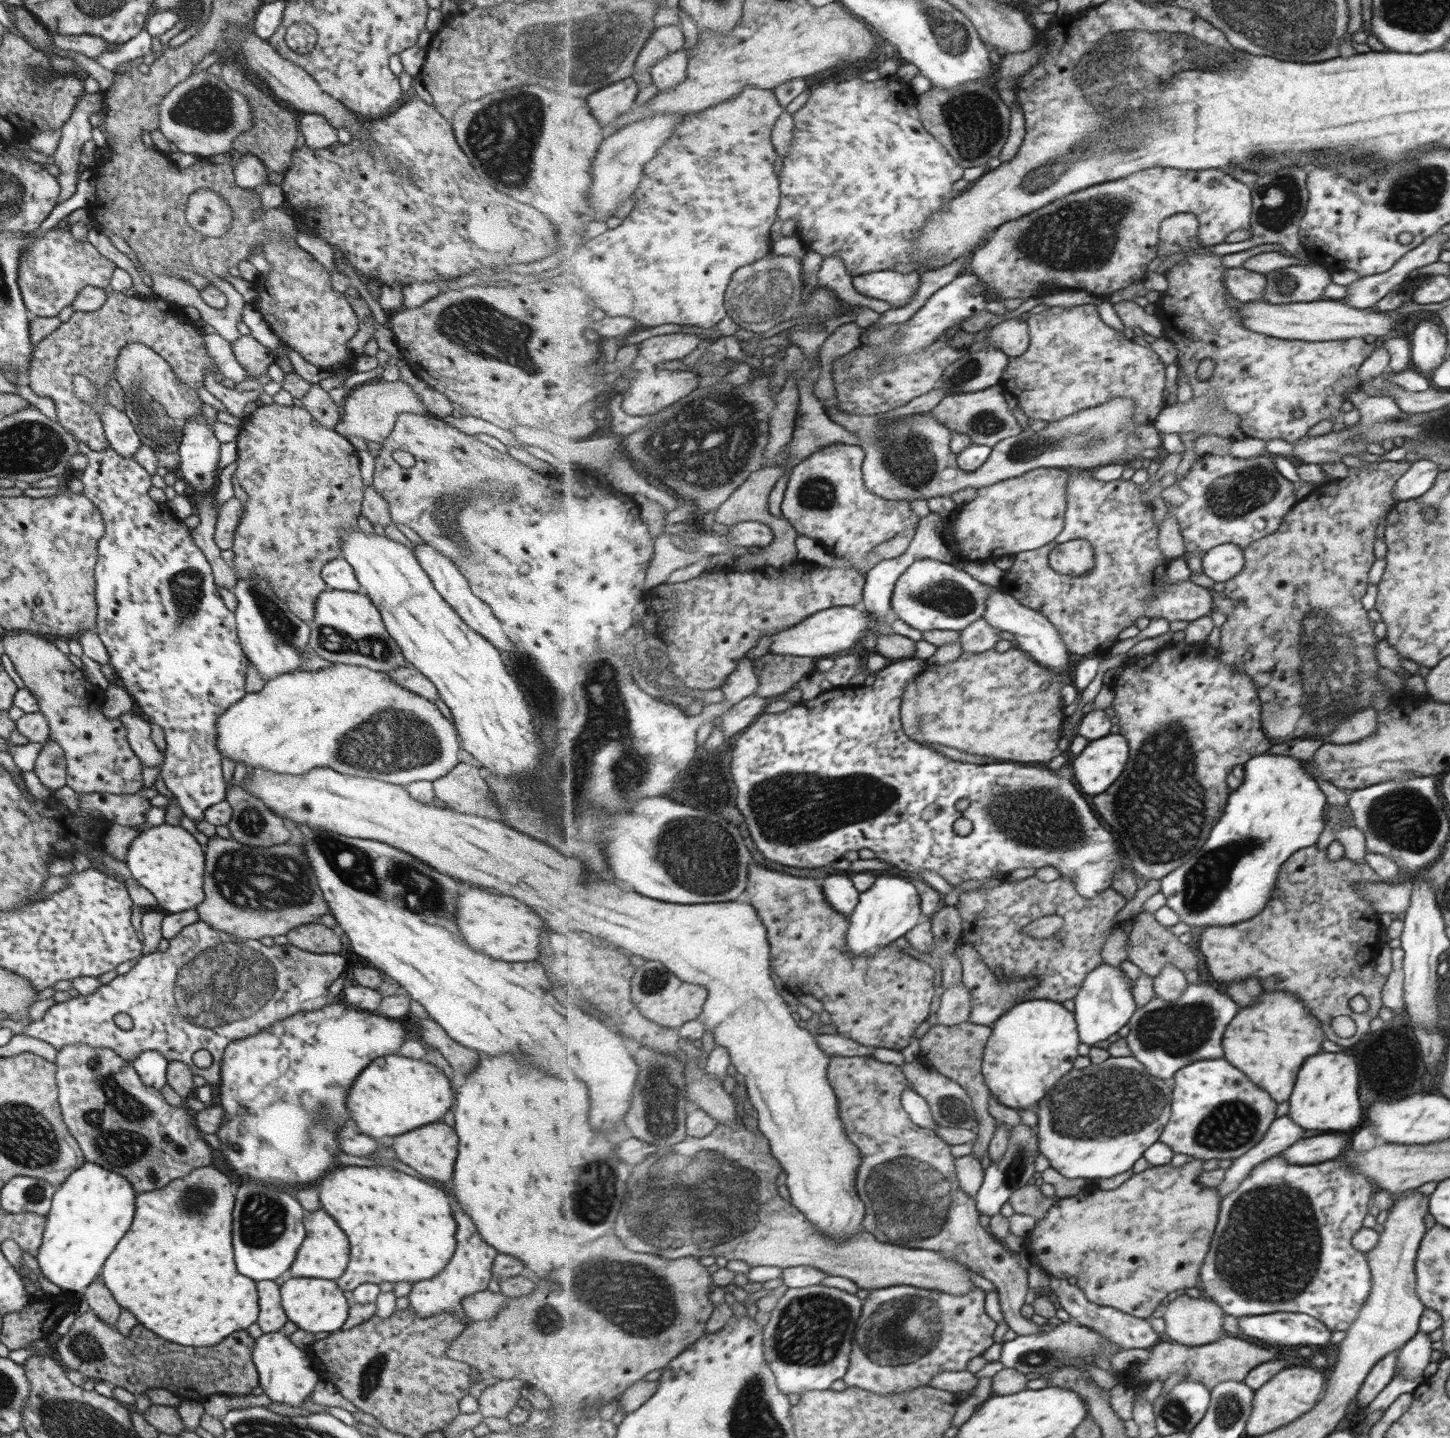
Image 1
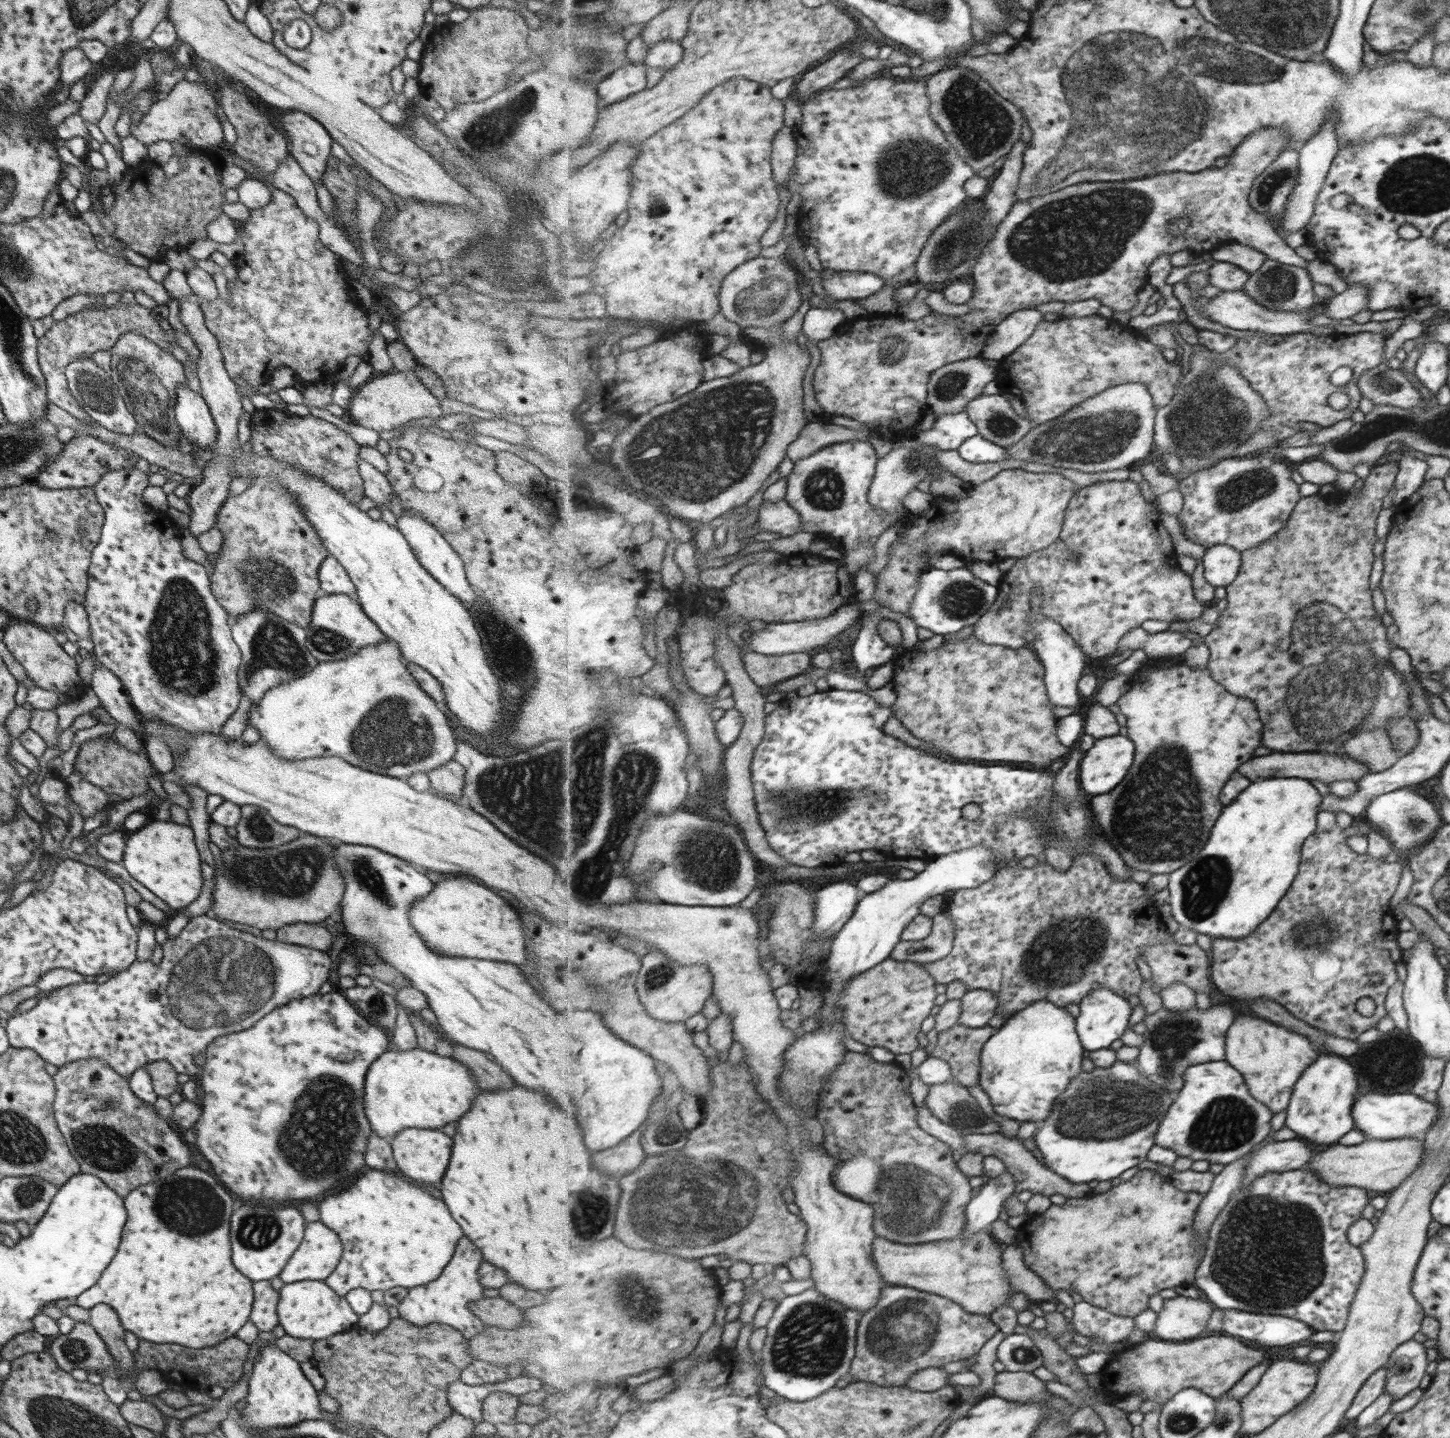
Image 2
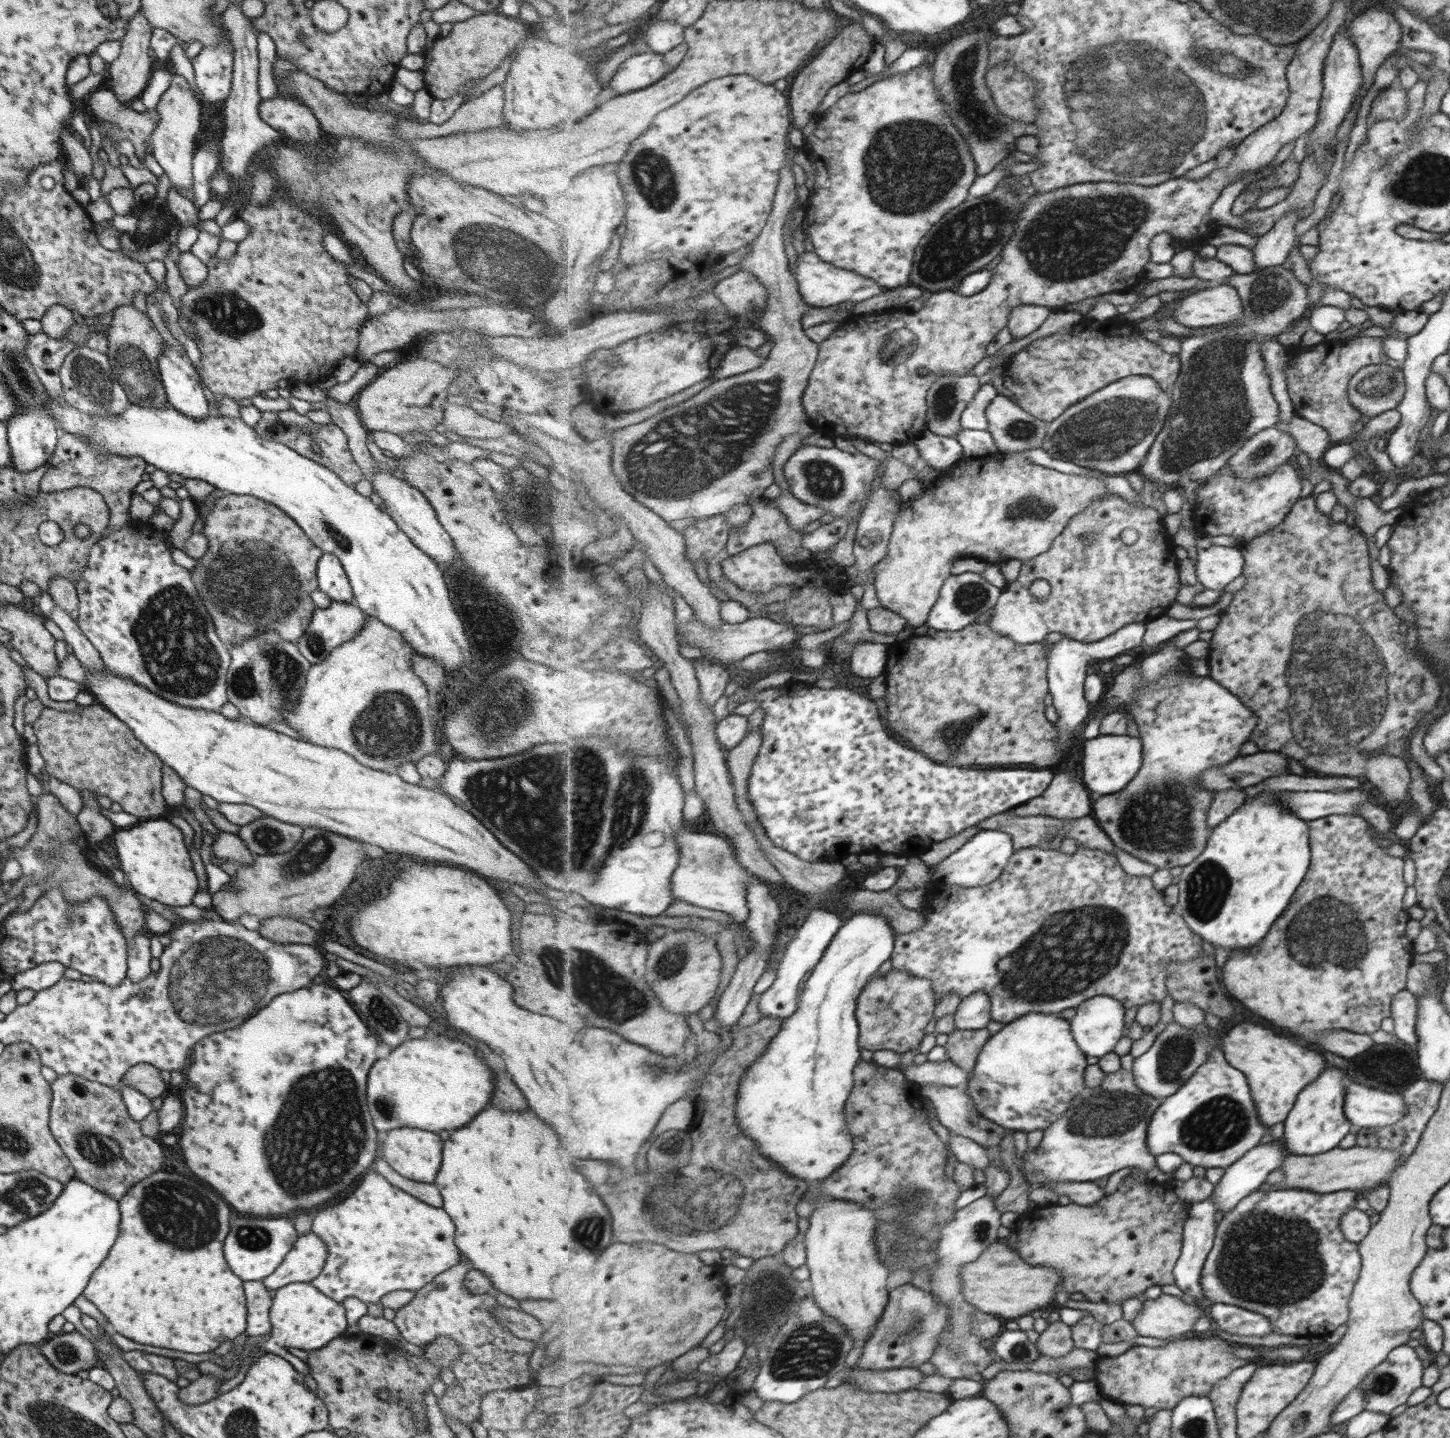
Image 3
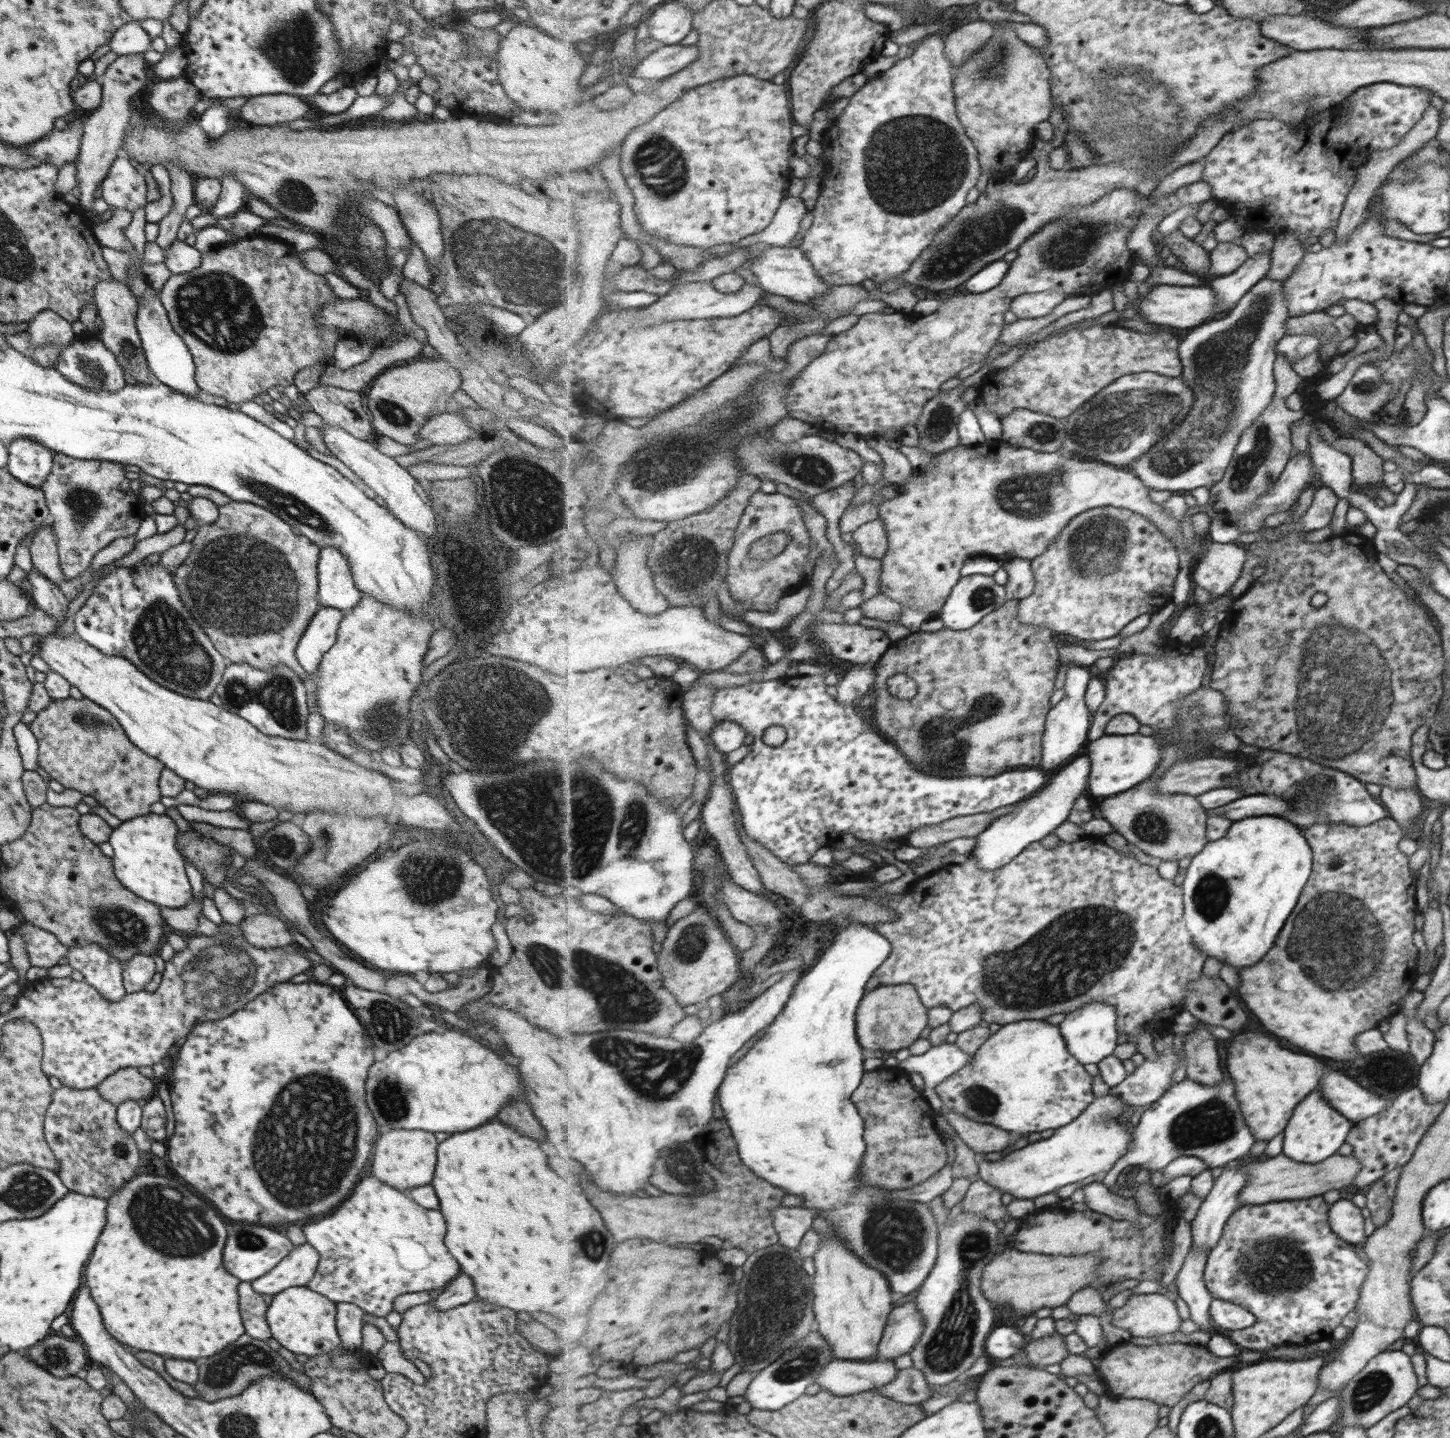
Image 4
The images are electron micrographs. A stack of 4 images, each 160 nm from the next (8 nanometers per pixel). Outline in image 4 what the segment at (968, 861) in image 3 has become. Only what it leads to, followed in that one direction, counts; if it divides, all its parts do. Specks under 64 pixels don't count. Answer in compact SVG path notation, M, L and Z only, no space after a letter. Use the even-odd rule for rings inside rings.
M1085 751L1082 758L1078 758L1074 764L1070 764L1066 770L1062 770L1058 776L1052 774L1049 785L1034 798L1028 798L1021 803L1014 812L995 821L988 830L978 837L977 845L972 852L979 859L979 865L986 870L998 870L1008 866L1014 858L1018 858L1028 846L1034 845L1046 836L1050 836L1069 821L1072 811L1079 801L1080 795L1089 794L1091 785L1092 754ZM1056 776L1056 778L1054 778Z

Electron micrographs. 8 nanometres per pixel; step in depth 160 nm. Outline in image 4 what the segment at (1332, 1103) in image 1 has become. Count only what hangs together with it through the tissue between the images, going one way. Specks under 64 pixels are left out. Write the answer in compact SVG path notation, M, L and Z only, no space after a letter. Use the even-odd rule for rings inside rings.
M1316 1090L1316 1094L1312 1094L1312 1098L1308 1098L1308 1102L1300 1106L1300 1110L1296 1110L1296 1118L1292 1118L1292 1126L1288 1126L1288 1130L1283 1130L1282 1153L1288 1158L1296 1162L1316 1164L1326 1161L1328 1157L1339 1152L1340 1144L1344 1144L1352 1128L1352 1122L1350 1119L1346 1120L1346 1117L1326 1100L1327 1098L1322 1098L1322 1092Z

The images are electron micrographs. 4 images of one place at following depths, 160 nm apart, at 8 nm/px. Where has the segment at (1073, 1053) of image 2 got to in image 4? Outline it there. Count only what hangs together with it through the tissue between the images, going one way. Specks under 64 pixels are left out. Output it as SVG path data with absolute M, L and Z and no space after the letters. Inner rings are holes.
M1028 1020L1007 1024L994 1033L970 1064L937 1086L936 1092L942 1098L946 1109L967 1114L972 1120L1027 1136L1032 1132L1062 1129L1082 1116L1098 1097L1095 1092L1096 1081L1097 1078L1086 1070L1085 1064L1072 1054L1060 1024Z

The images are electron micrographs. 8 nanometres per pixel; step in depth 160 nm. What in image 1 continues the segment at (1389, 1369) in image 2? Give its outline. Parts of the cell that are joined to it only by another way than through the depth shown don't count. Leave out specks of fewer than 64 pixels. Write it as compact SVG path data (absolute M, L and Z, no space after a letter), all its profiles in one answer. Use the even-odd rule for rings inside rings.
M1419 1332L1411 1341L1399 1349L1395 1374L1400 1373L1412 1380L1423 1376L1432 1356L1432 1340L1428 1333Z

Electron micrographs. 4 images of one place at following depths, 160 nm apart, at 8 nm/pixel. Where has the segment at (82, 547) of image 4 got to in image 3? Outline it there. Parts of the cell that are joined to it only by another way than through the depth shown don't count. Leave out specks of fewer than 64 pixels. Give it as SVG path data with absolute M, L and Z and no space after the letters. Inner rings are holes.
M63 433L57 440L53 455L49 460L48 470L41 478L40 491L59 493L76 487L86 487L96 490L110 511L106 533L119 531L132 520L132 507L135 501L134 487L142 480L142 474L147 462L142 457L125 457L109 453L106 449L93 447L86 437L74 433Z

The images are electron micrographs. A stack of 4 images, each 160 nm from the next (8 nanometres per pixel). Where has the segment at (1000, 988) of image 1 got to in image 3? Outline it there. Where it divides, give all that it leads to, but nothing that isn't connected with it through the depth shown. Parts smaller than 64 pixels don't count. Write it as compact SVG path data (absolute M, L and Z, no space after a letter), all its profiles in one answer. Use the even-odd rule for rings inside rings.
M986 991L964 997L956 1016L958 1029L975 1031L988 1028L994 1019L992 997Z

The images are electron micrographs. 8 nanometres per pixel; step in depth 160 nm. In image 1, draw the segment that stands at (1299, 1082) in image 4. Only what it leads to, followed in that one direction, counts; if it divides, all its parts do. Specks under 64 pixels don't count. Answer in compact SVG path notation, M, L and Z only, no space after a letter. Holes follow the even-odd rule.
M1264 992L1252 1006L1240 1010L1240 1018L1232 1022L1232 1030L1227 1030L1225 1057L1248 1074L1253 1083L1267 1090L1276 1102L1286 1102L1304 1061L1322 1048L1327 1037L1324 1033L1319 1019L1294 994Z

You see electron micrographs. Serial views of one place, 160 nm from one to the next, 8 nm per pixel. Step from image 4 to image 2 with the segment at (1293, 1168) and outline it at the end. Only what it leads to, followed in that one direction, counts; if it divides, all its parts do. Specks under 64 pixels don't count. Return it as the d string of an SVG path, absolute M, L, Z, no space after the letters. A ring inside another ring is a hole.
M1410 1138L1394 1140L1366 1140L1354 1145L1334 1145L1317 1153L1309 1160L1308 1168L1316 1172L1323 1182L1331 1186L1356 1186L1375 1194L1384 1194L1398 1189L1423 1164L1427 1152L1424 1142Z

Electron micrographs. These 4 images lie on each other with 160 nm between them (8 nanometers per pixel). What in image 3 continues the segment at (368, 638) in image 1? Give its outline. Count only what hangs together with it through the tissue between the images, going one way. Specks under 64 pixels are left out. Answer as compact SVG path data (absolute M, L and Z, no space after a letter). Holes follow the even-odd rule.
M332 601L327 608L316 607L297 647L312 665L322 662L335 648L352 640L364 626L367 615L360 607Z

